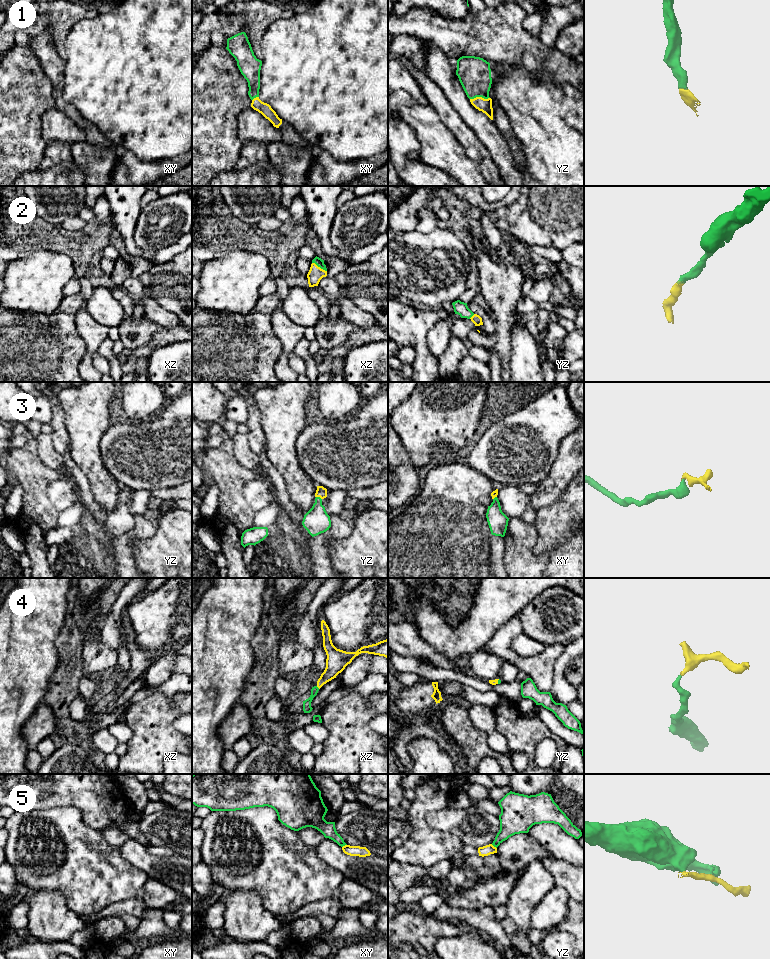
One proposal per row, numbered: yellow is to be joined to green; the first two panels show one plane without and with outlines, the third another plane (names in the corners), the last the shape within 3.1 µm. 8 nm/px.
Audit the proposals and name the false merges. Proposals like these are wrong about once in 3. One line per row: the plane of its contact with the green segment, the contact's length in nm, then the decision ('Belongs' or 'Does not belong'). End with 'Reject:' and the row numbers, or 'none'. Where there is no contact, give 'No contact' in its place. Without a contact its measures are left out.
1: Touches green in yz. Shared border 160 nm. Belongs
2: Touches green in xz. Shared border 140 nm. Belongs
3: Touches green in yz. Shared border 50 nm. Belongs
4: Touches green in xz. Shared border 40 nm. Belongs
5: Touches green in yz. Shared border 60 nm. Does not belong
Reject: 5

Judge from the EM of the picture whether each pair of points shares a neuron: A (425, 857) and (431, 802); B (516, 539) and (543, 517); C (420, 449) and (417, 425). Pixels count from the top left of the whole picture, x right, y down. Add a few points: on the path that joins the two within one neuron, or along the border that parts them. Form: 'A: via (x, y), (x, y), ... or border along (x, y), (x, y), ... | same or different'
A: via (424, 843), (420, 830), (420, 816) | same
B: border along (533, 525), (537, 534), (534, 549) | different
C: via (420, 443), (420, 431) | same

